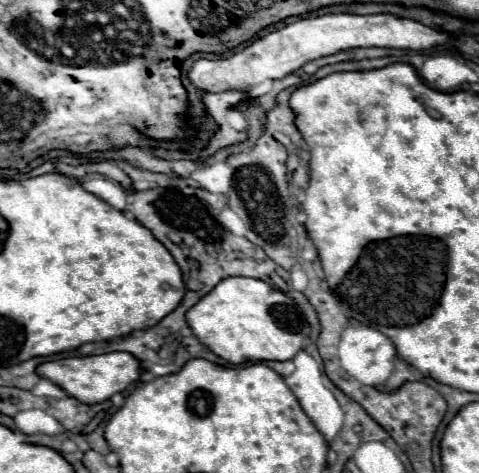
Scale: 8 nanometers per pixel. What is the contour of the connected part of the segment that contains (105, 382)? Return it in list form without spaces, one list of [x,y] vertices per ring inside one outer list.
[[[106,353],[96,357],[68,357],[60,361],[48,361],[38,365],[38,375],[60,385],[70,397],[76,397],[82,403],[102,403],[116,393],[122,393],[130,385],[140,381],[142,367],[140,361],[130,353]]]

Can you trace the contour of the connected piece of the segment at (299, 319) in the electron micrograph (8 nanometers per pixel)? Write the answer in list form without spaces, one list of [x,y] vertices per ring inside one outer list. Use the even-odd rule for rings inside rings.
[[[248,277],[222,279],[186,313],[186,321],[200,343],[232,365],[290,361],[298,351],[302,351],[310,337],[310,325],[304,313],[286,293],[260,279]]]

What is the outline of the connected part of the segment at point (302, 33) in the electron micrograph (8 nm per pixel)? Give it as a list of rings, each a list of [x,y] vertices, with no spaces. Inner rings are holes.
[[[322,15],[322,17],[304,17],[294,21],[274,33],[268,33],[246,49],[234,53],[230,59],[208,61],[200,59],[190,69],[188,77],[196,85],[198,91],[228,91],[240,89],[250,91],[254,85],[266,79],[282,79],[288,73],[300,69],[304,63],[312,59],[320,59],[324,55],[334,55],[352,47],[392,47],[392,49],[430,49],[440,43],[448,43],[448,33],[438,33],[418,21],[402,19],[396,15]]]

